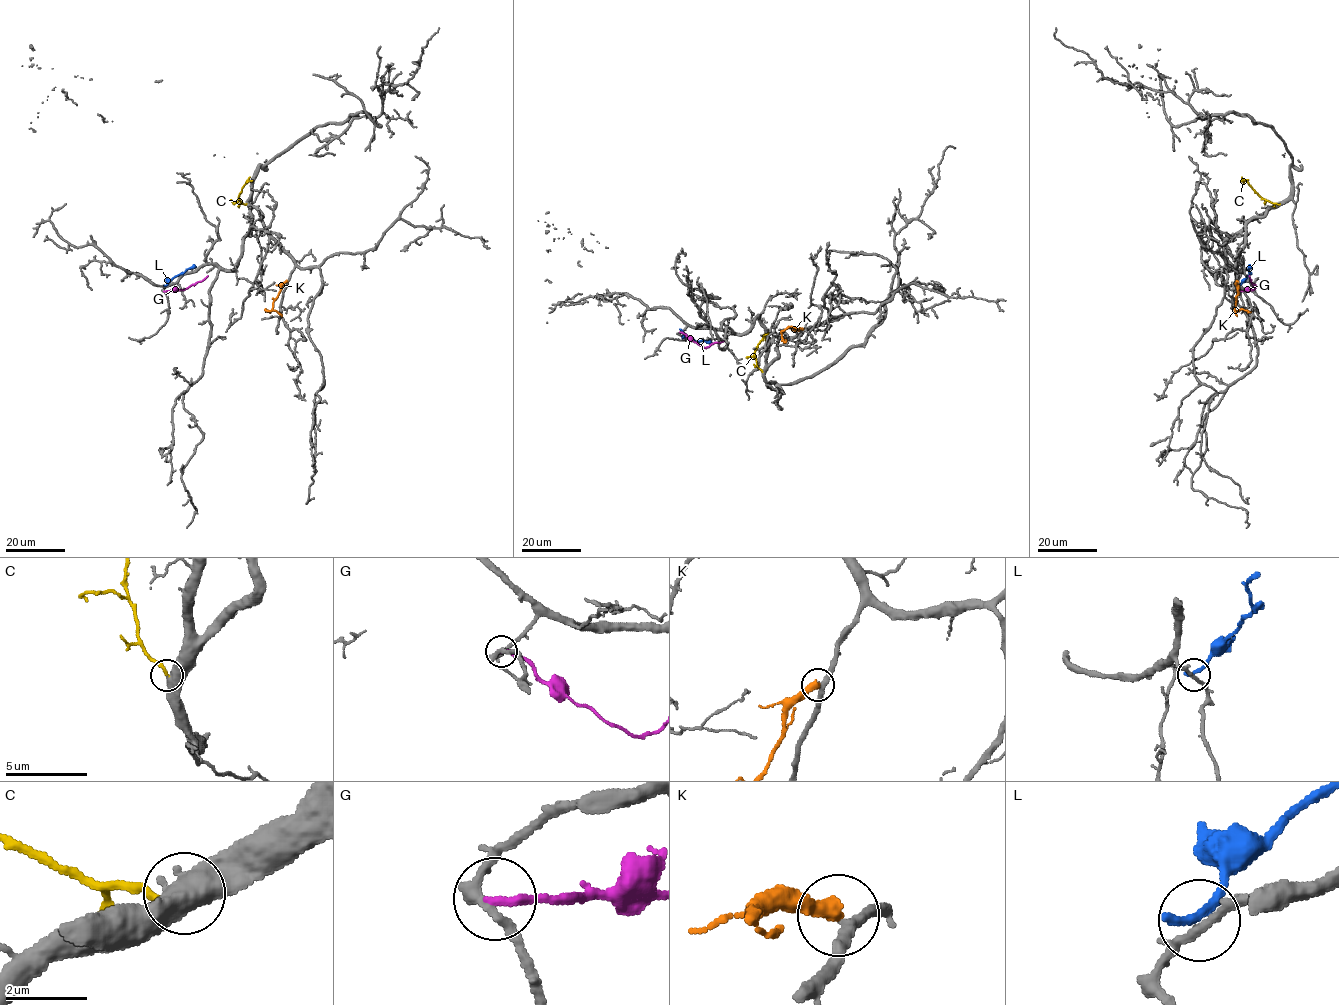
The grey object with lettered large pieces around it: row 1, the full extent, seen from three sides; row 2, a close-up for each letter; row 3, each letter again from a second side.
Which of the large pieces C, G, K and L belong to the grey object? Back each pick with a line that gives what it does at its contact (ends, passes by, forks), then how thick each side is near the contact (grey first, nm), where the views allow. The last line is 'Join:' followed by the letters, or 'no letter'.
C: it ends there; 440 nm thick on the grey side, 190 nm on the other
Join: C

